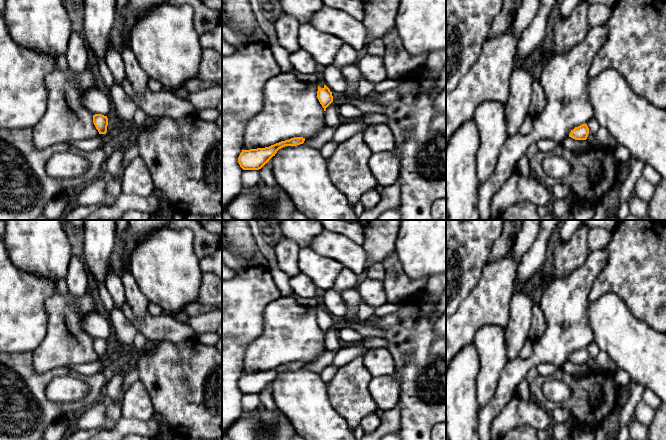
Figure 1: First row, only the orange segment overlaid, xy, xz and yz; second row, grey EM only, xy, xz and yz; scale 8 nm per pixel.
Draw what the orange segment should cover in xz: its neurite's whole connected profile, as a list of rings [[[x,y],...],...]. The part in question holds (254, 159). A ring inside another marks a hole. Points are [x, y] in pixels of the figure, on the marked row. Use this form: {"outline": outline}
{"outline": [[[294,137],[265,148],[242,150],[238,163],[243,170],[259,170],[275,156],[279,149],[285,146],[297,146],[303,144],[304,141],[303,137]]]}

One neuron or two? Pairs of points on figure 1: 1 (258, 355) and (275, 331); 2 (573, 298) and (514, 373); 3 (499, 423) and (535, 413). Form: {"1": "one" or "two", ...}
{"1": "one", "2": "one", "3": "one"}

